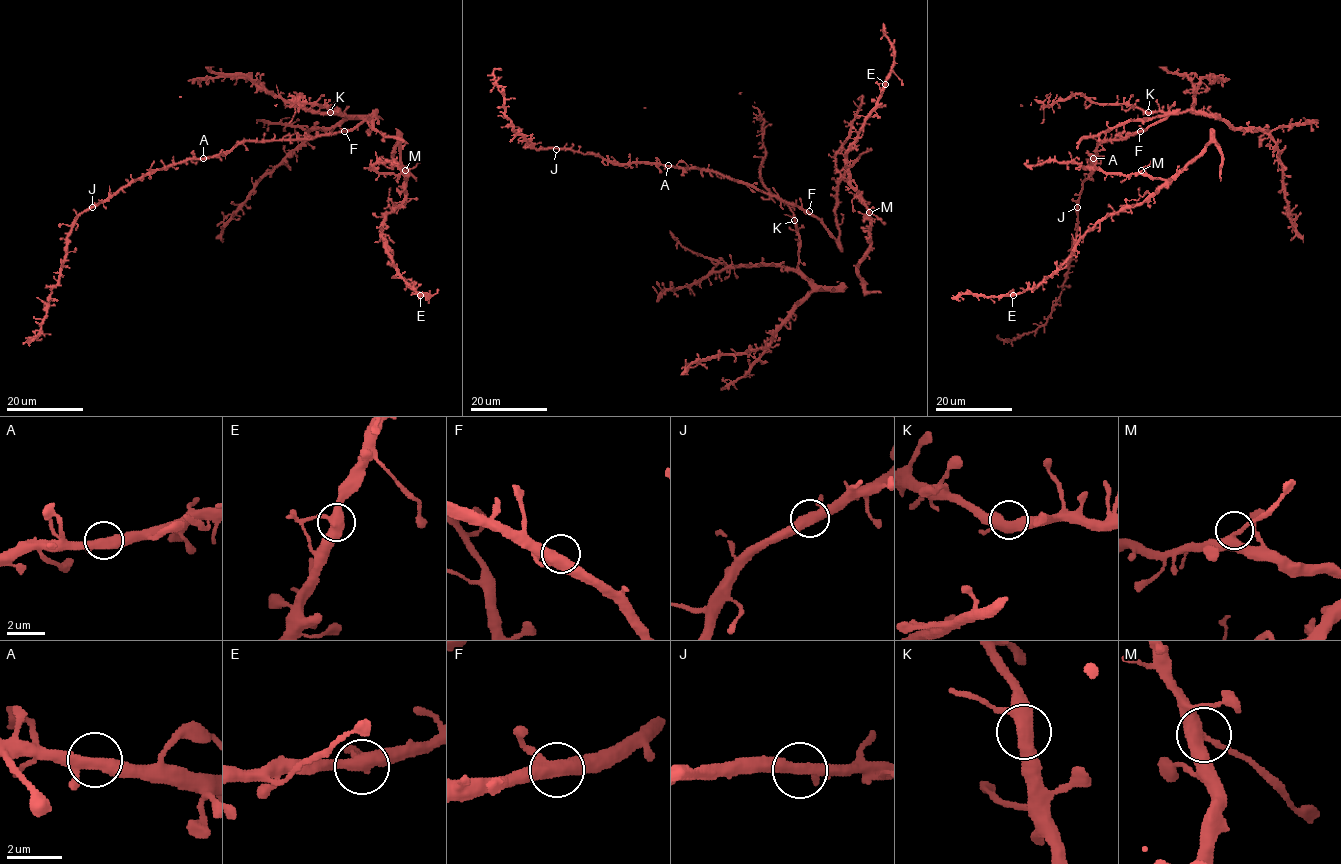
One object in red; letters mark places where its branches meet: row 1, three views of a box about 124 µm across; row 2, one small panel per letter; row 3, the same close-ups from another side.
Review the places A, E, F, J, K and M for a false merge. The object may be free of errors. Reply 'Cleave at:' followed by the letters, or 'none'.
Cleave at: none

